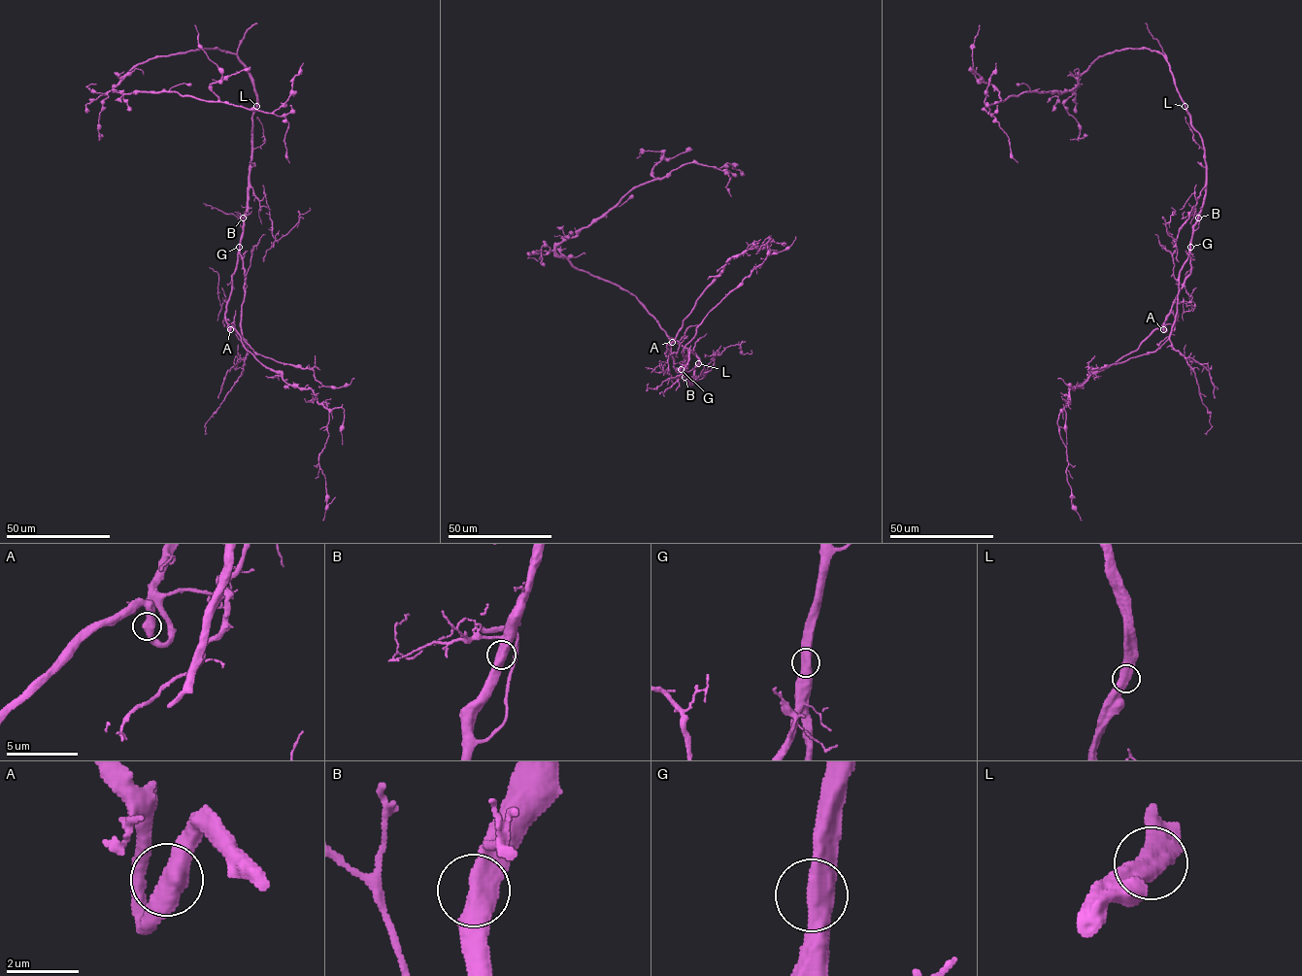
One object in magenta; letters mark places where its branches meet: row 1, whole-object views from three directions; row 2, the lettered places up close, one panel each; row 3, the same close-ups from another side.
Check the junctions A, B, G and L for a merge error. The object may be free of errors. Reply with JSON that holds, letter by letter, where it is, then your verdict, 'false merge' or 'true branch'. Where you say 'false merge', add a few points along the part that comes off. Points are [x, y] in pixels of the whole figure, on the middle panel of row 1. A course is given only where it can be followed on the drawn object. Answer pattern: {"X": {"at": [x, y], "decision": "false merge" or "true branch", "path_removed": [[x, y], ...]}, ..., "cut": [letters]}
{"A": {"at": [672, 342], "decision": "true branch"}, "B": {"at": [684, 377], "decision": "true branch"}, "G": {"at": [681, 369], "decision": "true branch"}, "L": {"at": [698, 363], "decision": "true branch"}, "cut": []}

